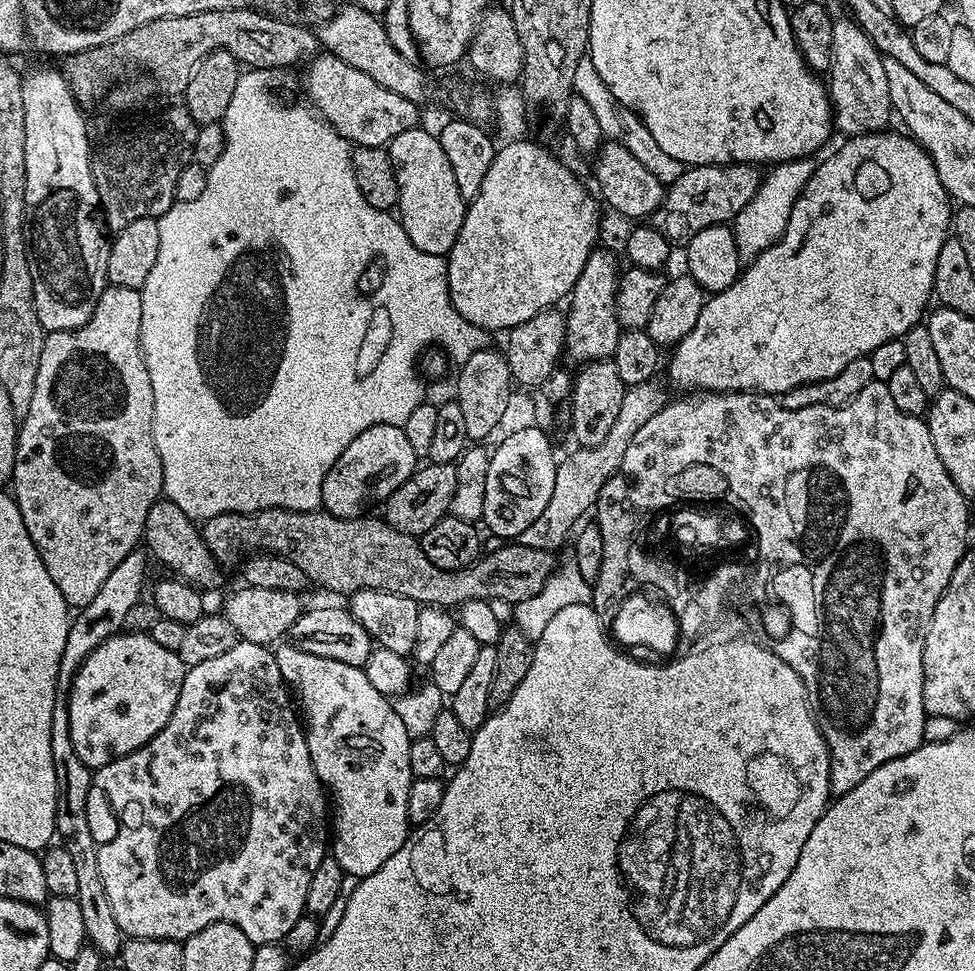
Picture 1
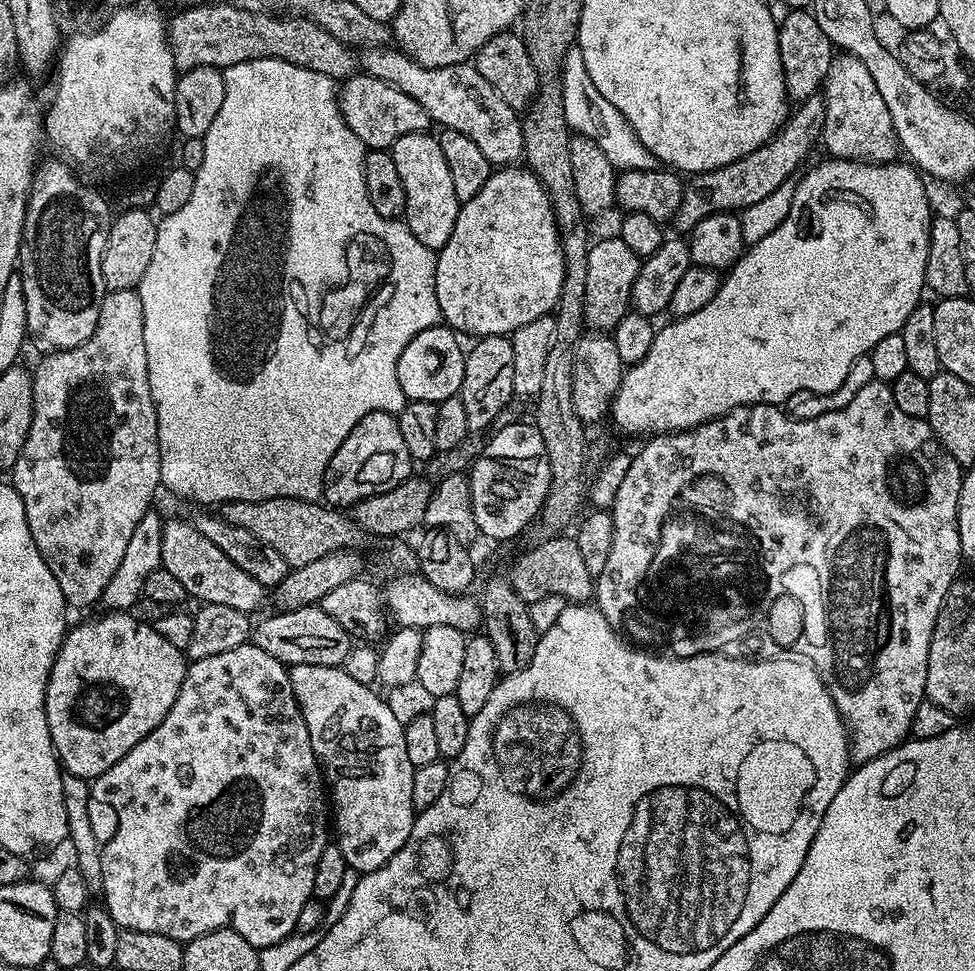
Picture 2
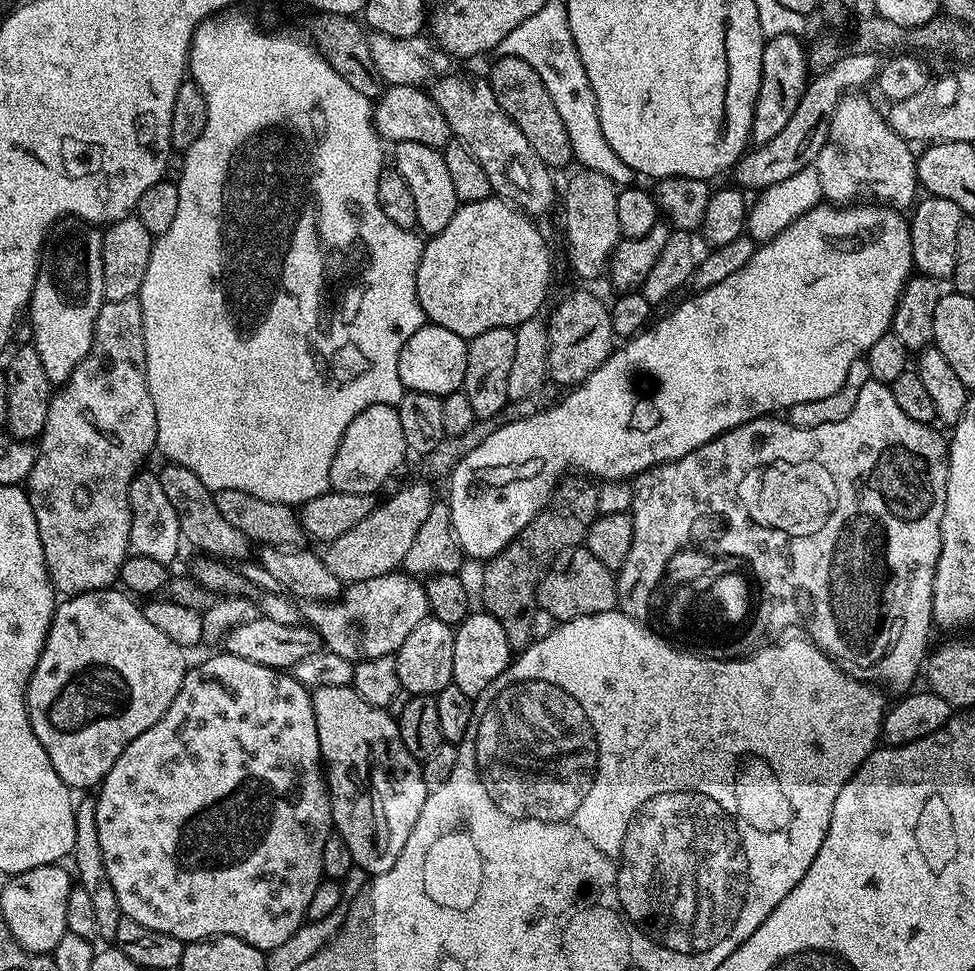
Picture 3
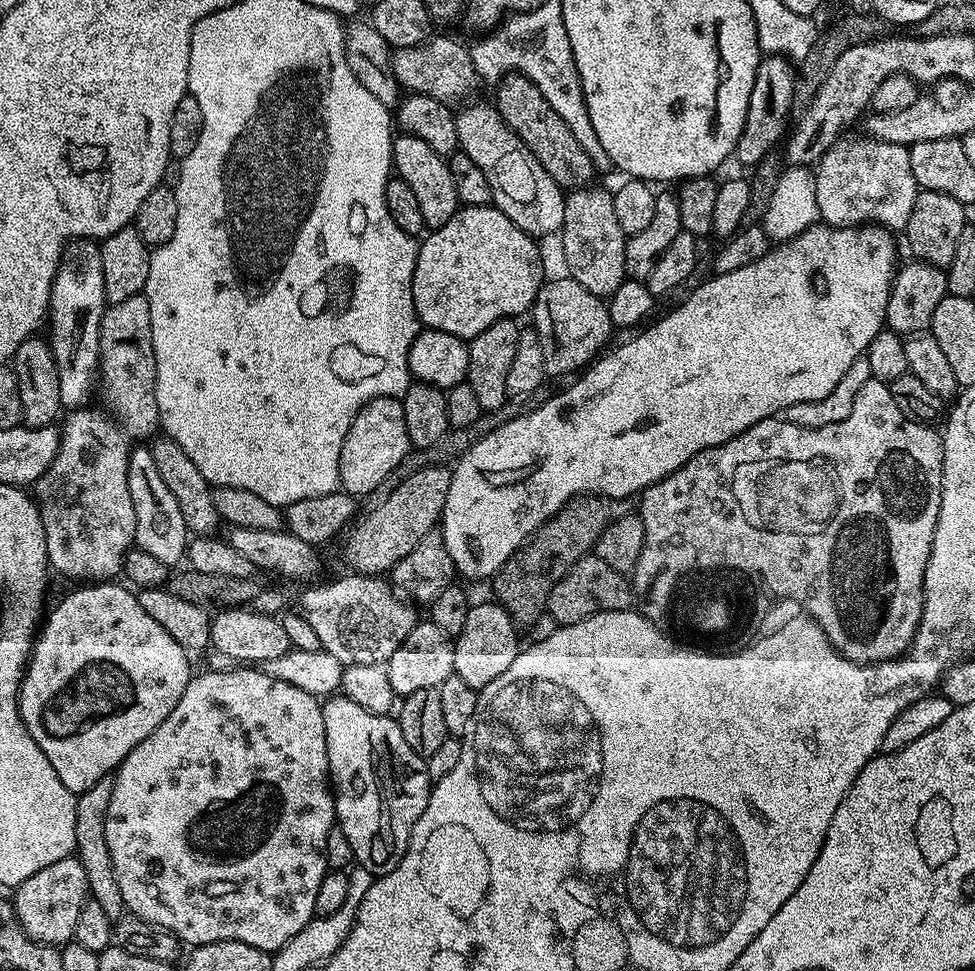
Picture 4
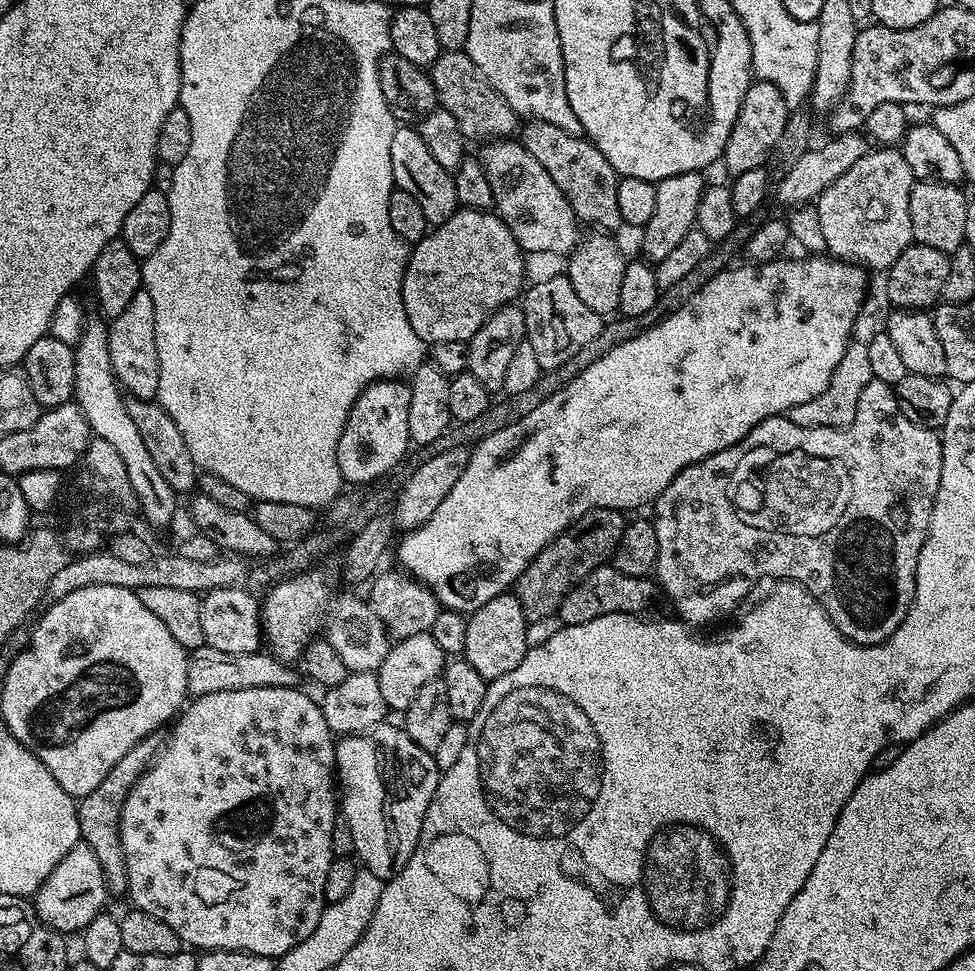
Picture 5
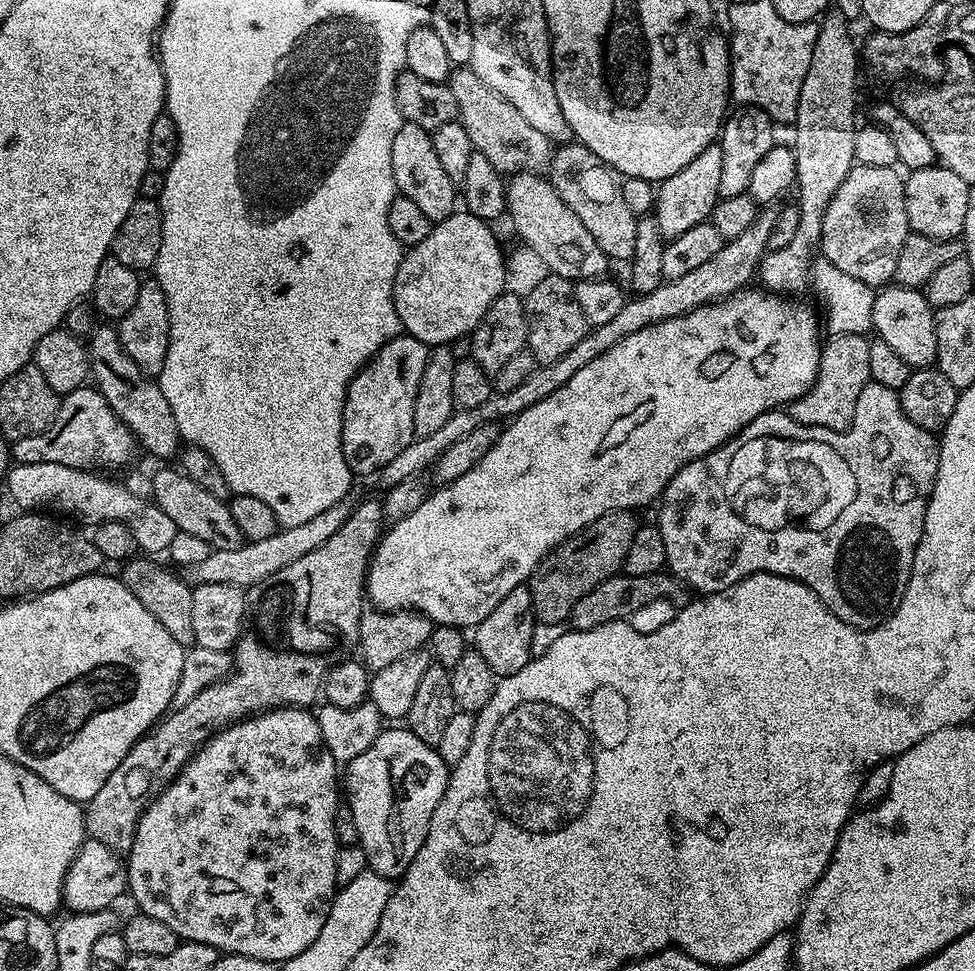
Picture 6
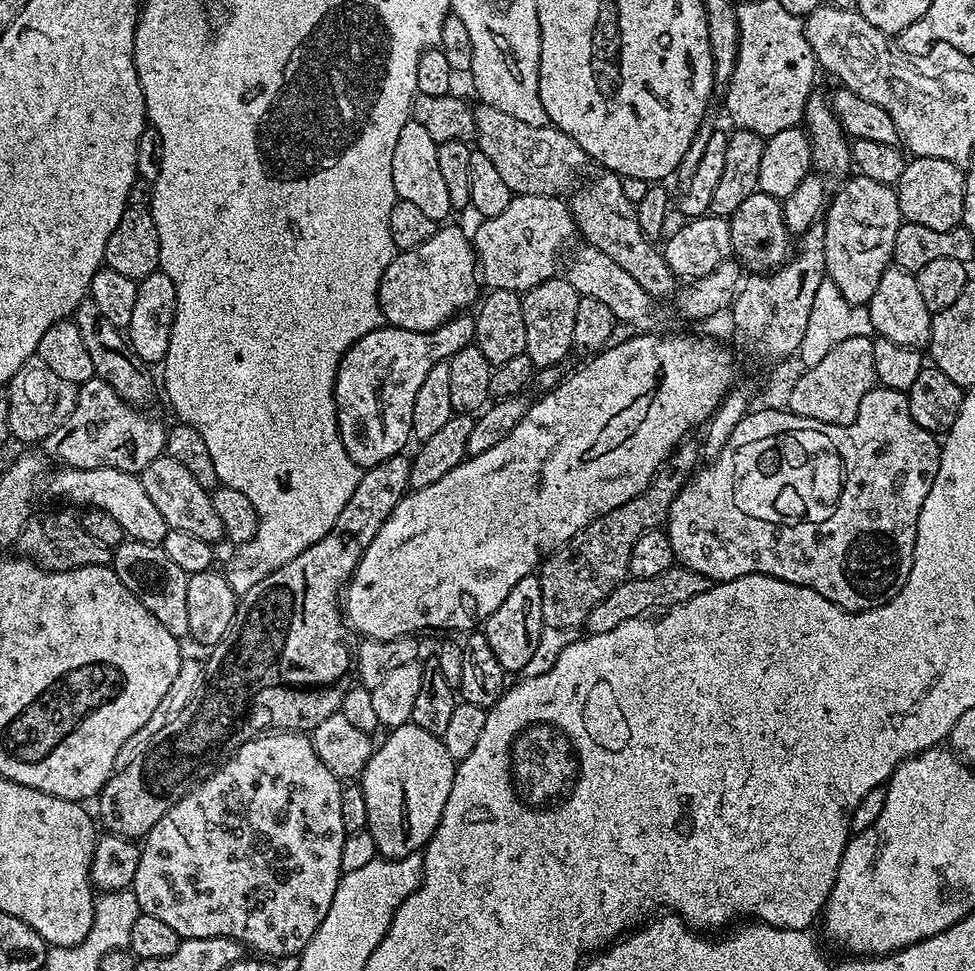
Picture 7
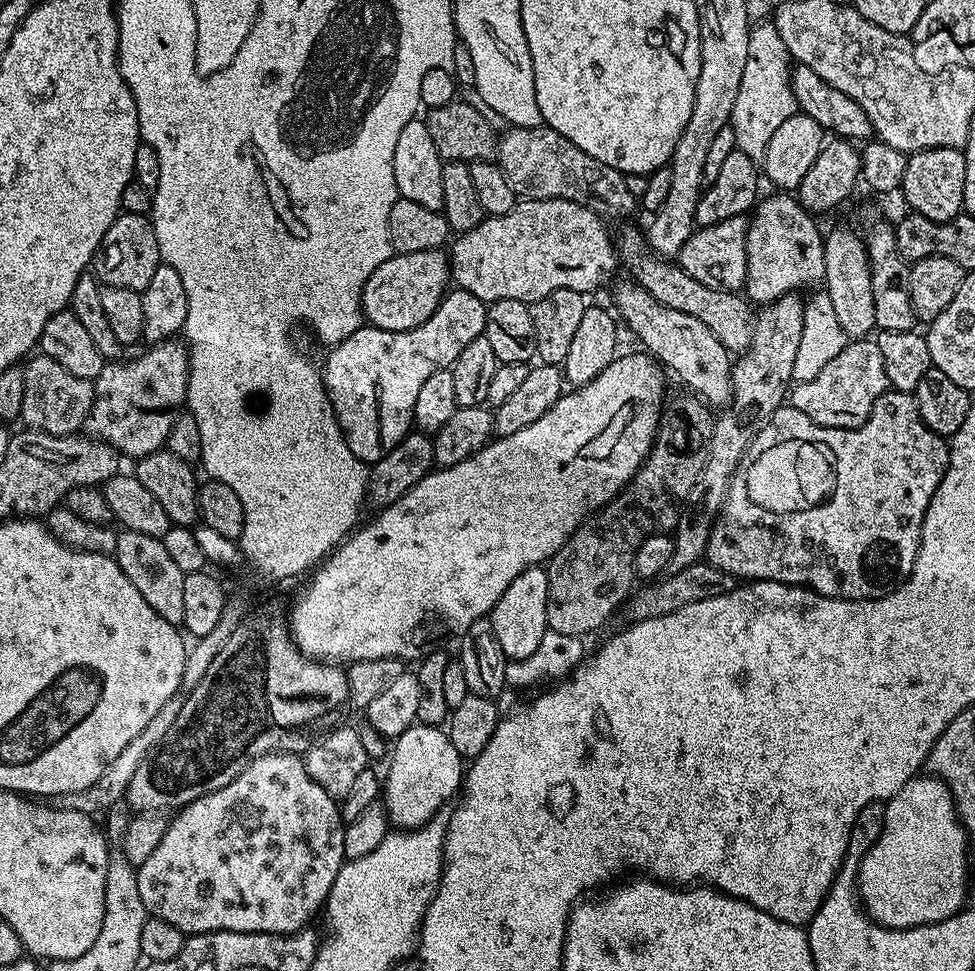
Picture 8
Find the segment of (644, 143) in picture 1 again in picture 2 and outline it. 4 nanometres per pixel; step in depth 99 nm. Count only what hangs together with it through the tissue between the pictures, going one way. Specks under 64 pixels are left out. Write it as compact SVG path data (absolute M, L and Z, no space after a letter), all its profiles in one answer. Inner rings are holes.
M573 46L566 54L564 67L560 69L560 89L562 90L562 110L566 114L566 122L573 133L588 136L610 158L613 168L629 172L643 168L657 167L657 160L642 146L636 137L635 130L626 122L626 118L617 108L610 106L602 94L598 94L598 86L590 82L590 74L586 74L586 62L582 62L579 47Z

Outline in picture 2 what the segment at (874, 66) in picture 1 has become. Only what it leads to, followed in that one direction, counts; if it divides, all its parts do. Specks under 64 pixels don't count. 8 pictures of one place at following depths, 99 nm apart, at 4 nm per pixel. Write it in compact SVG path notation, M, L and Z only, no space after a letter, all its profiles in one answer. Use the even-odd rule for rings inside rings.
M840 54L833 59L828 77L822 89L824 97L824 131L822 148L829 157L837 160L862 160L866 164L886 164L897 159L898 143L894 124L890 122L890 110L886 110L886 102L882 102L882 94L878 94L878 86L874 86L874 78L870 78L870 70L858 62L858 58Z

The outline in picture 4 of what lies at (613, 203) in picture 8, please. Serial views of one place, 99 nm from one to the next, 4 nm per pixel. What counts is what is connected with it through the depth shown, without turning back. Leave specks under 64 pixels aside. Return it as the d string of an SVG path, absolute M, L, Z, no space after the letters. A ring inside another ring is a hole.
M429 35L418 46L395 49L390 56L392 73L401 89L418 96L429 96L443 104L455 105L455 100L467 101L478 85L472 53L452 36Z

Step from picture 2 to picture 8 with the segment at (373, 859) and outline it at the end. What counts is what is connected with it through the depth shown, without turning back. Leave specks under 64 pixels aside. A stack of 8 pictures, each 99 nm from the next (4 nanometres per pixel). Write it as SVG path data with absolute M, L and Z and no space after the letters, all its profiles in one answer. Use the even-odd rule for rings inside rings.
M419 722L395 737L387 764L388 773L382 776L382 803L388 812L389 825L400 830L420 828L433 819L445 807L444 803L461 791L466 775L465 761L458 750L454 750L454 742L450 742L447 731Z

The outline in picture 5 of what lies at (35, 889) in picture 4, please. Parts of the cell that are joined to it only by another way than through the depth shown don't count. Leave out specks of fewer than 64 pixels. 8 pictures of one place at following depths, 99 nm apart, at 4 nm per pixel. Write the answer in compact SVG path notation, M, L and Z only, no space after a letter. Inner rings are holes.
M81 842L73 846L70 854L66 854L66 858L62 858L54 870L50 870L50 878L46 878L46 882L42 882L36 892L34 907L37 920L47 928L53 928L61 934L80 934L90 918L105 911L107 904L104 903L107 900L110 900L110 893L104 881L104 871L98 866L98 858L94 858L94 850Z

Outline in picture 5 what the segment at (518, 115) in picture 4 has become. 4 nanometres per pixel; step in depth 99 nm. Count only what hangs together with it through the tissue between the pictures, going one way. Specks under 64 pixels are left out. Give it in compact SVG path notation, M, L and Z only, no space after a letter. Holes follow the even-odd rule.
M532 118L524 128L522 143L524 148L538 158L542 170L554 178L554 186L566 194L570 206L574 210L577 221L581 225L593 224L596 230L612 230L608 228L621 227L622 221L618 214L618 177L610 162L601 154L592 141L584 136L566 134L558 126L550 122Z

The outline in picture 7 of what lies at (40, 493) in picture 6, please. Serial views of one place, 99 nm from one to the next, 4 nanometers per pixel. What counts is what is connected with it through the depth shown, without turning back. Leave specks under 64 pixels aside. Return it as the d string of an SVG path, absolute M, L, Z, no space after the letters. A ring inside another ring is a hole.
M63 467L60 471L47 477L49 492L81 508L105 510L121 523L125 535L129 539L159 544L169 530L168 523L159 509L148 497L139 477L133 472L114 470L113 467L70 468Z

